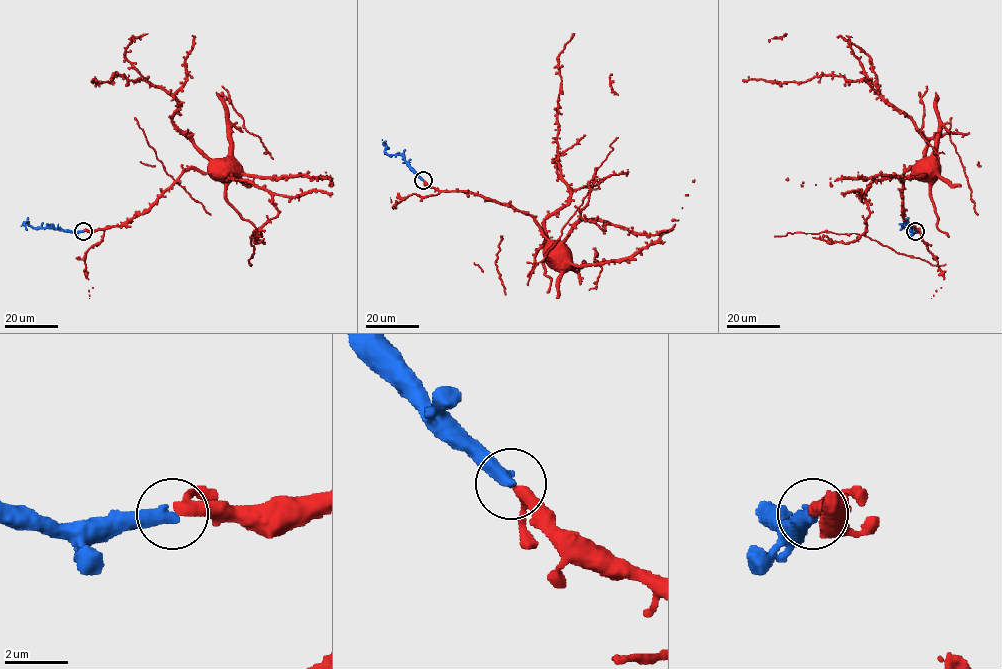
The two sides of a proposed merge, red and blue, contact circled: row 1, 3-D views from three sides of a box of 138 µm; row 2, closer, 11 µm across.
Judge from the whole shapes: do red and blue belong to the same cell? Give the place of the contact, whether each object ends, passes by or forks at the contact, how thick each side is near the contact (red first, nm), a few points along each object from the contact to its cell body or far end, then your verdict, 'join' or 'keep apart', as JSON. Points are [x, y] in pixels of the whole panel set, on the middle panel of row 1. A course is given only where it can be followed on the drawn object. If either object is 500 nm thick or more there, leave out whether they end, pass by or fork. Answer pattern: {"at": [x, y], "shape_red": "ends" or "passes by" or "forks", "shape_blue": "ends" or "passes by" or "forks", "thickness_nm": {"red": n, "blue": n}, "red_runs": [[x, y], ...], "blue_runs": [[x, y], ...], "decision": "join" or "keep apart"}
{"at": [423, 180], "shape_red": "passes by", "shape_blue": "ends", "thickness_nm": {"red": 280, "blue": 440}, "red_runs": [[423, 181], [439, 190], [470, 191], [508, 204], [534, 218], [553, 244]], "blue_runs": [[423, 180], [401, 155], [387, 155], [385, 141]], "decision": "join"}

